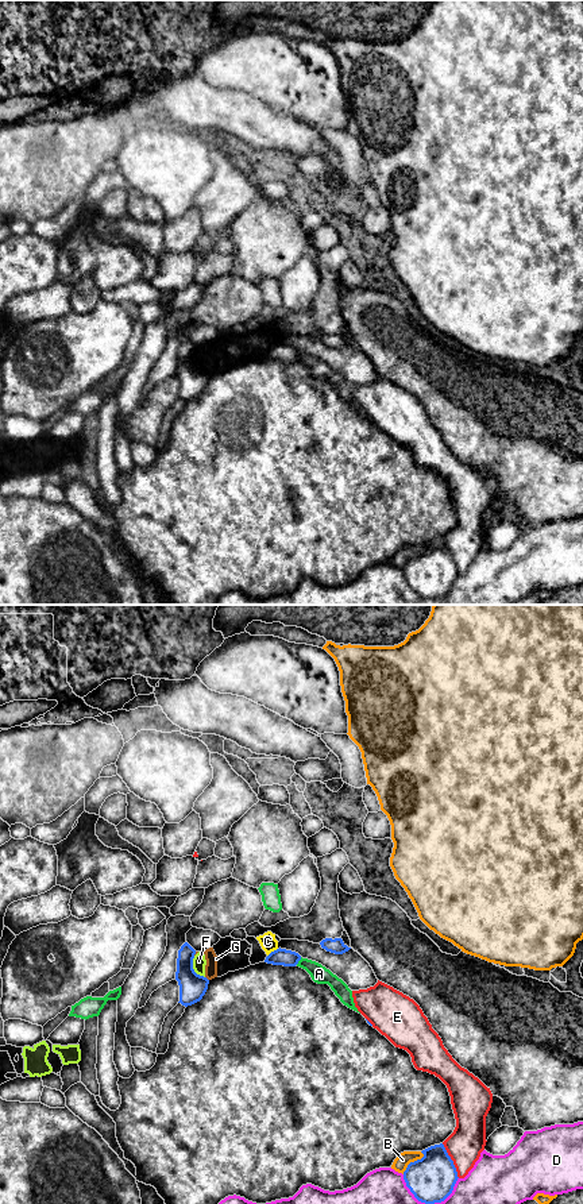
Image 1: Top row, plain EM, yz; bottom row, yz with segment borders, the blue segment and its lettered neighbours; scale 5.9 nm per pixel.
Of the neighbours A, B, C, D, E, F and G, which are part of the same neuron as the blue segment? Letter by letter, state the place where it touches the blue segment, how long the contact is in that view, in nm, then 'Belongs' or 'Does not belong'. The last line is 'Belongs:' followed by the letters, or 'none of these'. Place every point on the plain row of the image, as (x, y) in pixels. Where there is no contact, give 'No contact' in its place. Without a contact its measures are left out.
A: Touches blue at yz (298, 355). Shared border 60 nm. Does not belong
B: Touches blue at yz (414, 556). Shared border 180 nm. Does not belong
C: Touches blue at yz (271, 347). Shared border 80 nm. Does not belong
D: Touches blue at yz (428, 598). Shared border 340 nm. Does not belong
E: Touches blue at yz (452, 556). Shared border 240 nm. Does not belong
F: Touches blue at yz (192, 363). Shared border 150 nm. Does not belong
G: Touches blue at yz (207, 374). Shared border 40 nm. Does not belong
Belongs: none of these

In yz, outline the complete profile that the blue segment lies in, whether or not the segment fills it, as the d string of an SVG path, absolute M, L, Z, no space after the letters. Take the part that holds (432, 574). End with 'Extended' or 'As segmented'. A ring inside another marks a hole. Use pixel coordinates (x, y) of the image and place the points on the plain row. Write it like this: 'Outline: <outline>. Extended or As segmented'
Outline: M443 539L421 547L424 552L410 557L404 567L406 582L425 599L444 597L453 586L457 567Z. As segmented

